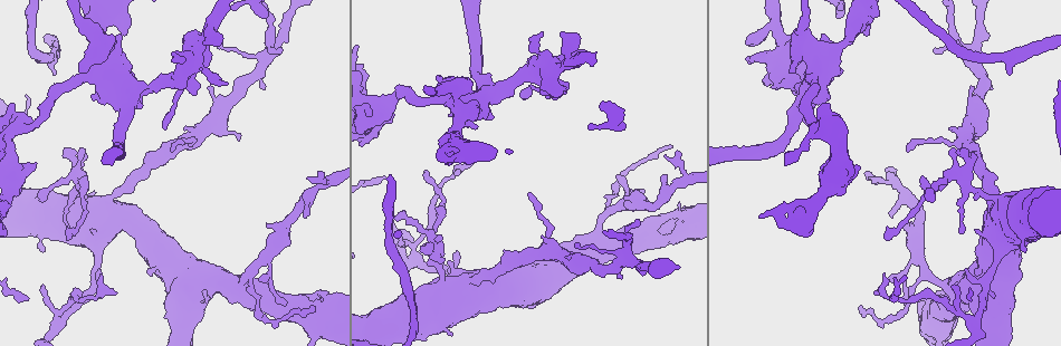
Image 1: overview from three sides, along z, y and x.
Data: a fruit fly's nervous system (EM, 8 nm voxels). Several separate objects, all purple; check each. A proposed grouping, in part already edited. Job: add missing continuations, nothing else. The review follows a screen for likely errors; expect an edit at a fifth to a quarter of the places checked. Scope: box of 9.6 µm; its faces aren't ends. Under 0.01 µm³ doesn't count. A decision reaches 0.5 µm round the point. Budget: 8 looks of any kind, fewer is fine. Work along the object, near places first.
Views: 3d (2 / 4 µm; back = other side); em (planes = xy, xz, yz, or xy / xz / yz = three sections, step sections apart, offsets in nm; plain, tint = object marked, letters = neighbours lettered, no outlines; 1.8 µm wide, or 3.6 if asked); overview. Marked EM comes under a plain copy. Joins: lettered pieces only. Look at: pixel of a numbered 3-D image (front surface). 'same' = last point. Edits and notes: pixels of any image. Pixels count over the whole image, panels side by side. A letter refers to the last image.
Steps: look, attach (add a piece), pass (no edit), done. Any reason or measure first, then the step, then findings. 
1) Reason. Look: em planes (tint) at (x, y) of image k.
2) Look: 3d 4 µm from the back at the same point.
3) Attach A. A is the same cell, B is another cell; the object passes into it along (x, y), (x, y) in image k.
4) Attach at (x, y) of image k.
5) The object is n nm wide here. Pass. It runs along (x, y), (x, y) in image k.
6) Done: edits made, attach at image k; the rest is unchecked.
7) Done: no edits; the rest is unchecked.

Abrupt turn. Look: em planes (letters) at (221, 107) of image 1.

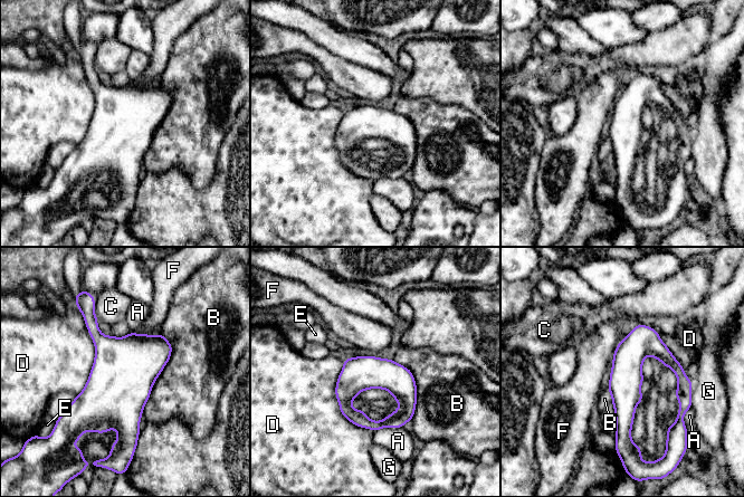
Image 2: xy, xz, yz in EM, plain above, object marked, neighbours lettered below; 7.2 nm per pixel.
Pass. A, B, C, D, E, F and G are other cells; a border runs along (160, 332), (171, 356), (142, 413) in image 2; no lettered piece goes on from it.

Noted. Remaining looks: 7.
Sudden change in width. Look: 3d 2 µm at (268, 262) of image 1.

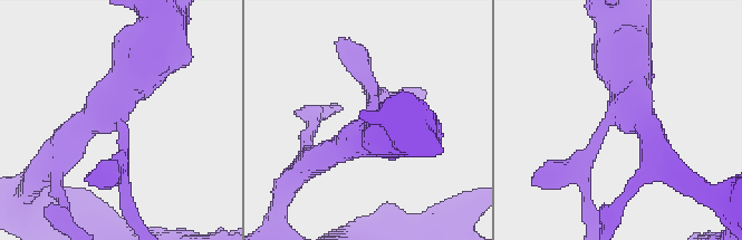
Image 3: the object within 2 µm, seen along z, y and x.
Look: em planes (letters) at (610, 124) of image 3.

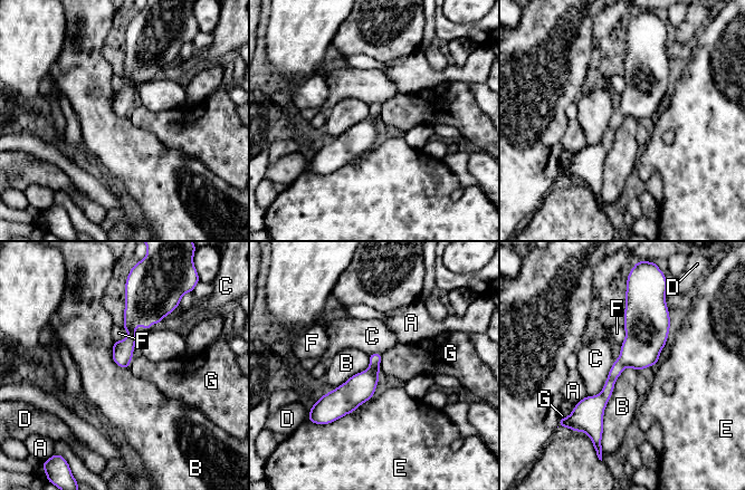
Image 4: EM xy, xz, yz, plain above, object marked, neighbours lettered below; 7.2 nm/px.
Pass. A, B, C, D, E, F and G are other cells; a border runs along (631, 366), (615, 381), (600, 440) in image 4; no lettered piece goes on from it.

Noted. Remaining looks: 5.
Two arms at a narrow angle. Look: 3d 4 µm at (465, 113) of image 1.

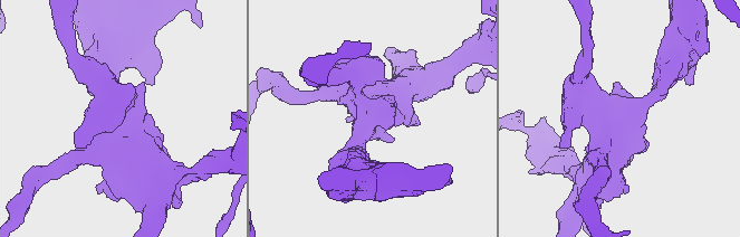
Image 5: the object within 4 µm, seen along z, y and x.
Look: em 3.6 µm planes (tint) at (120, 134) of image 5.

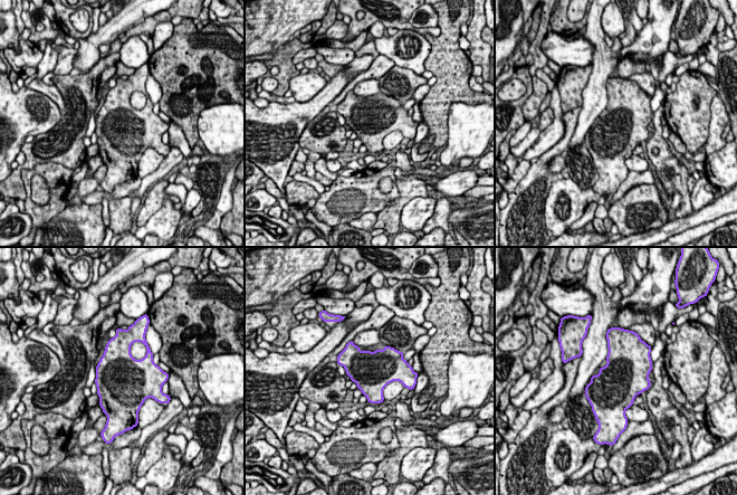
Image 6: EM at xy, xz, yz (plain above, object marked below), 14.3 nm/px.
Look: em 3.6 µm planes (letters) at the same point.

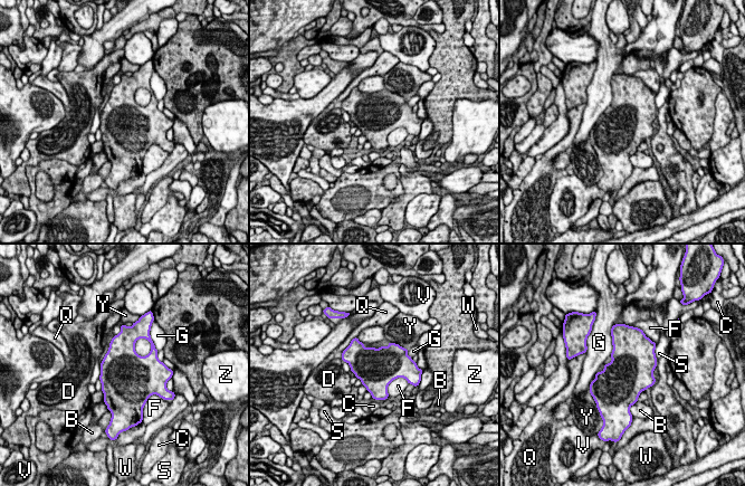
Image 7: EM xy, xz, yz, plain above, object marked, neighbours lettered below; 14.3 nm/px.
Pass. B, C, D, F, G, Q, S, V, W, Y and Z are other cells; a border runs along (611, 333), (612, 352), (609, 355) in image 7; none of them fits.

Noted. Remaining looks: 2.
Done: no edits; the rest is unchecked.

